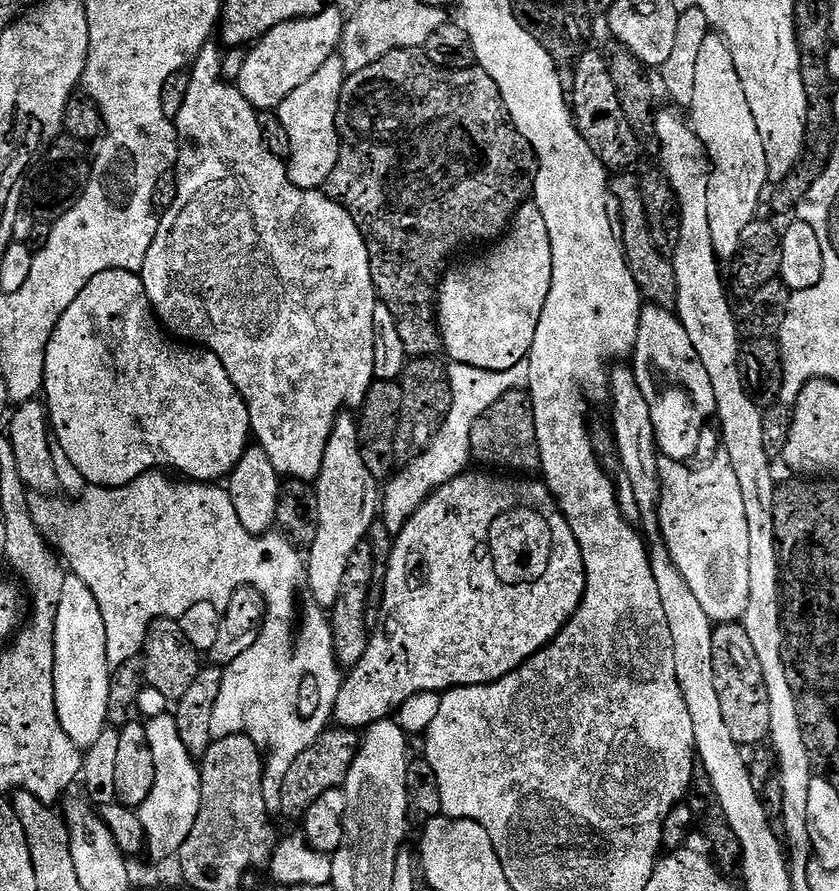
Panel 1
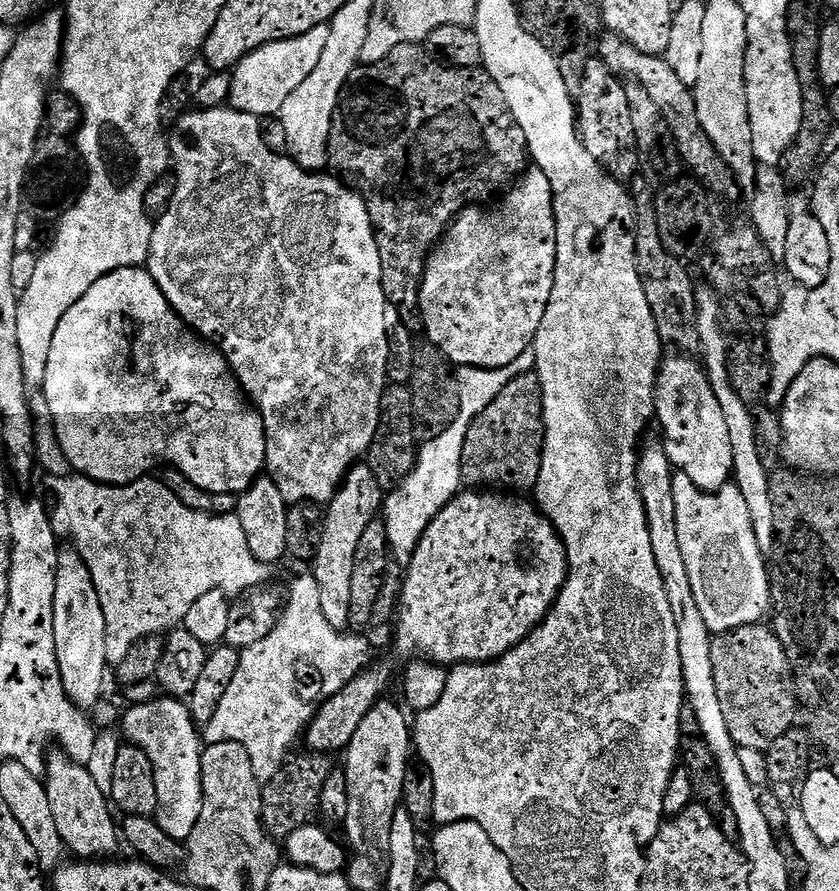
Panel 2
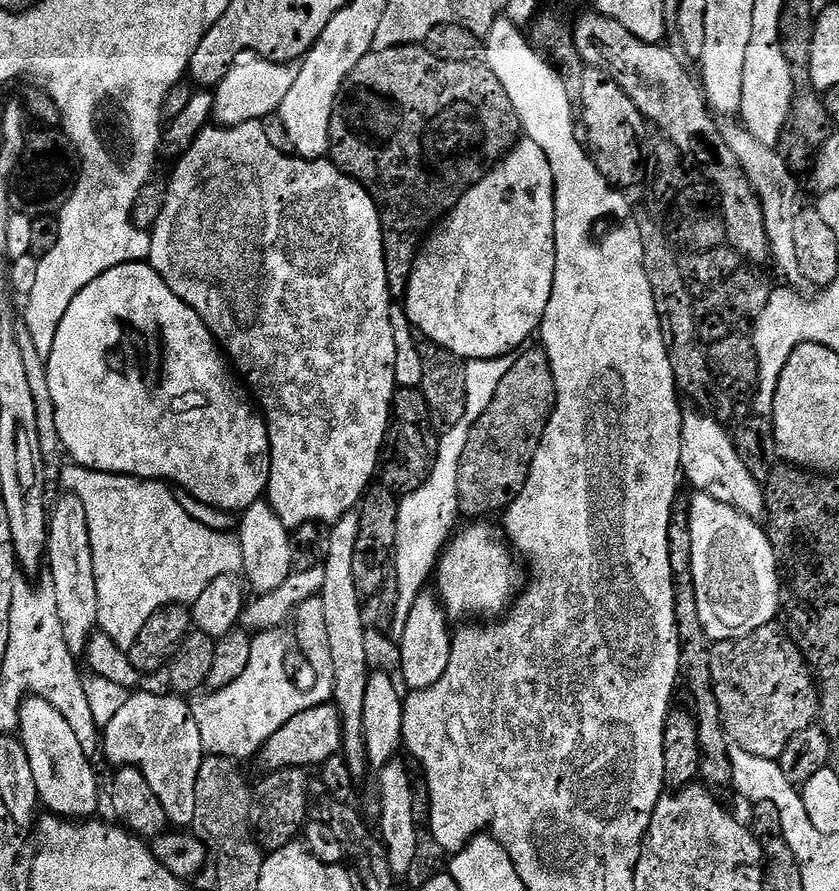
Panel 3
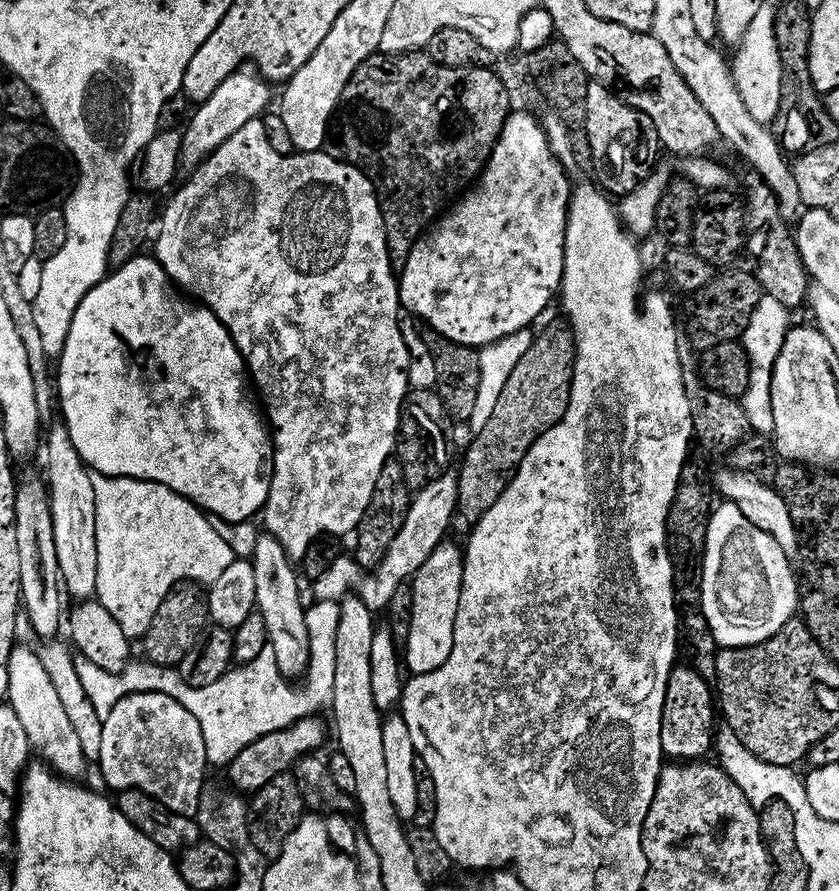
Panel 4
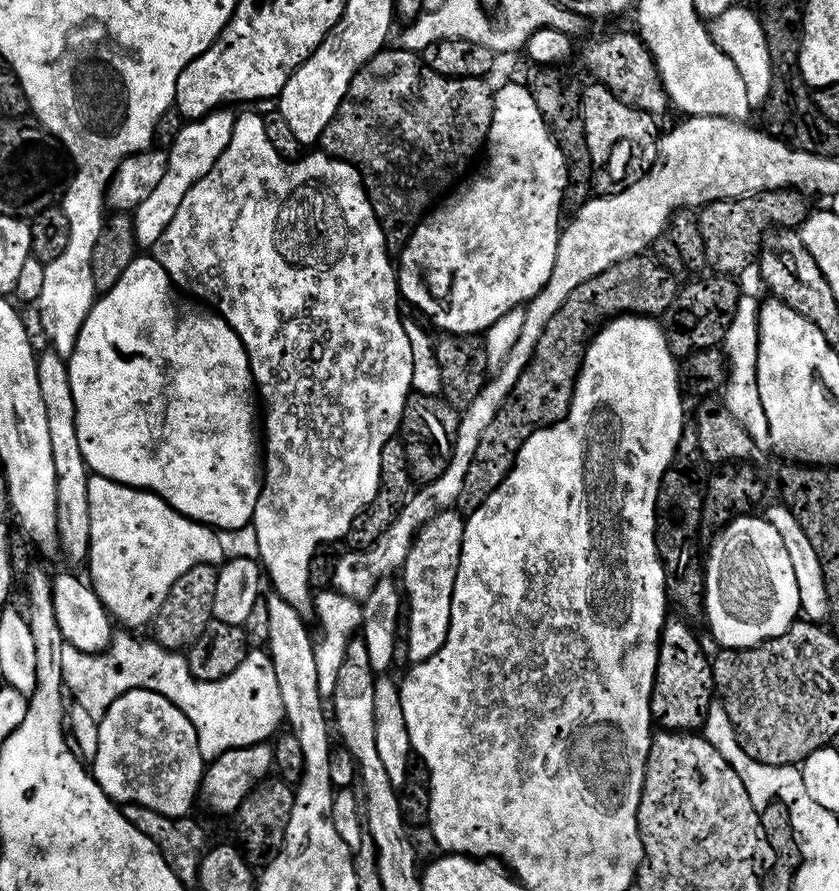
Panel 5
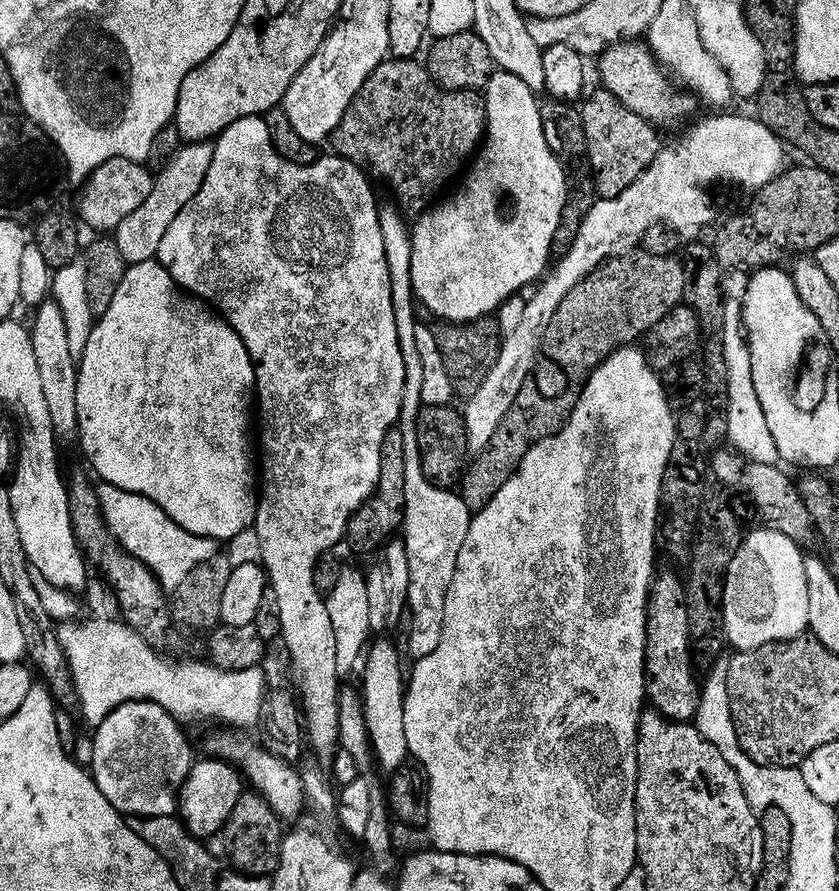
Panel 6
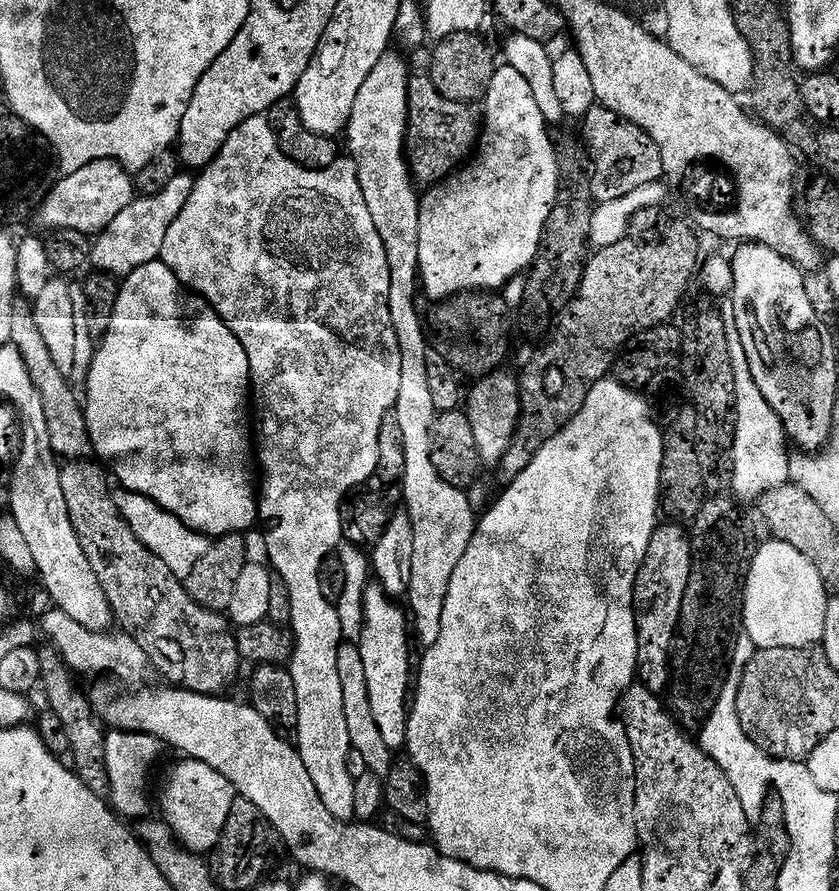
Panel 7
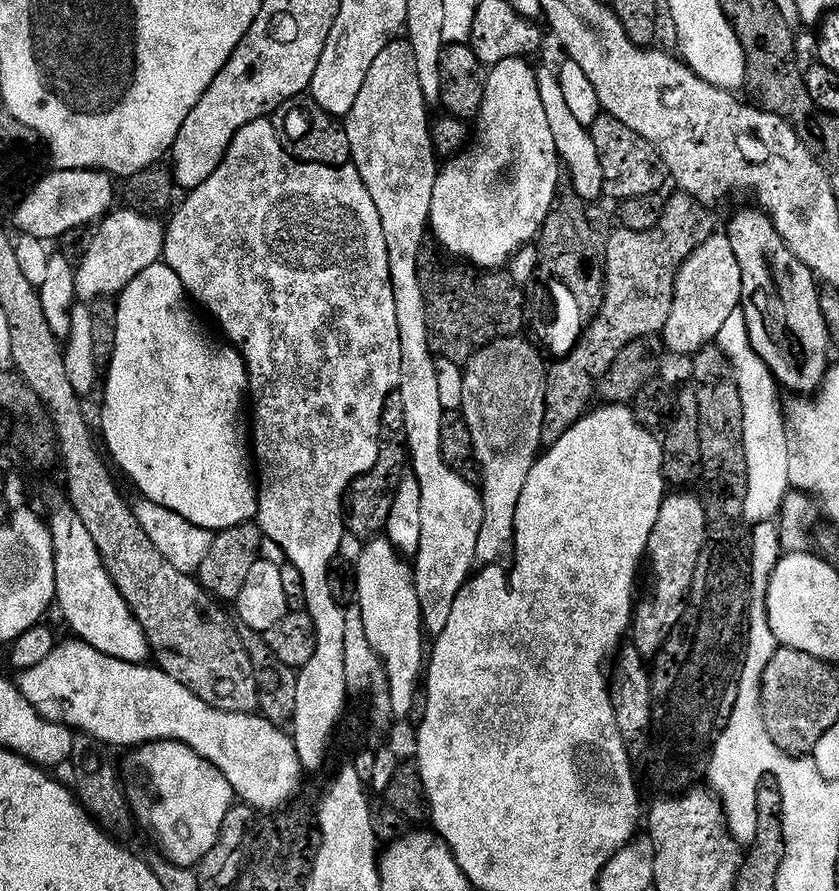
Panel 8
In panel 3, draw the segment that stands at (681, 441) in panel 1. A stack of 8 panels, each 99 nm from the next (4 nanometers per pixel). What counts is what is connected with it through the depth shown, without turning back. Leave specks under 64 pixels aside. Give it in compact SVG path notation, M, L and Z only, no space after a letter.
M687 411L684 415L682 430L682 456L680 466L688 464L687 472L712 472L716 476L716 468L720 468L720 476L716 480L696 480L691 486L703 495L712 496L718 502L728 504L746 516L755 517L756 512L763 513L764 489L761 481L750 474L736 450L731 433L710 416L698 412Z

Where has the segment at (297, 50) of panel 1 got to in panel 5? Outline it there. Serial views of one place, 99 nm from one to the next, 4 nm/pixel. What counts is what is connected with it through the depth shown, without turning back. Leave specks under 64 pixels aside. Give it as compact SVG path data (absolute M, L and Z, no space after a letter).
M221 110L212 112L209 116L203 116L200 120L193 120L185 123L184 129L178 134L178 138L167 149L168 169L166 178L162 178L162 183L155 188L154 194L142 202L134 213L133 234L136 236L136 246L140 250L155 249L157 242L166 234L166 226L174 222L174 214L178 214L178 206L182 206L182 201L186 194L198 181L226 154L226 146L230 146L230 138L234 138L236 129L237 113L232 110Z

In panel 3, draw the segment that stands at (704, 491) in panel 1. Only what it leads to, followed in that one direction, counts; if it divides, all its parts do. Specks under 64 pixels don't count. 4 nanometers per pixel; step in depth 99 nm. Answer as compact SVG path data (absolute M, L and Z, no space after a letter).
M696 494L692 500L692 505L688 508L688 536L692 539L692 563L690 569L692 572L691 584L696 591L696 601L698 602L698 618L702 618L702 626L706 630L706 634L713 642L721 640L737 640L743 636L749 636L754 630L758 630L762 626L773 623L777 619L778 613L782 608L782 579L781 572L776 562L776 555L772 549L772 543L768 541L768 533L763 527L756 525L757 521L753 517L746 516L739 512L738 509L732 508L728 504L718 502L712 496Z

